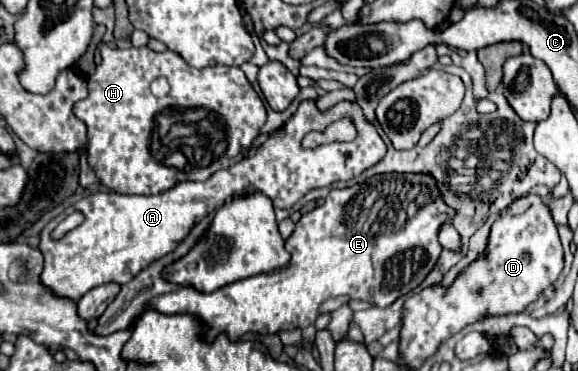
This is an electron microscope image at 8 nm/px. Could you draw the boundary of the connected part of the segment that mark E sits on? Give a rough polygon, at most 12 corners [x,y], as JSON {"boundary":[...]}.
{"boundary":[[381,174],[361,222],[331,190],[285,240],[289,266],[149,308],[209,336],[307,328],[351,298],[417,288],[451,220],[435,180]]}

